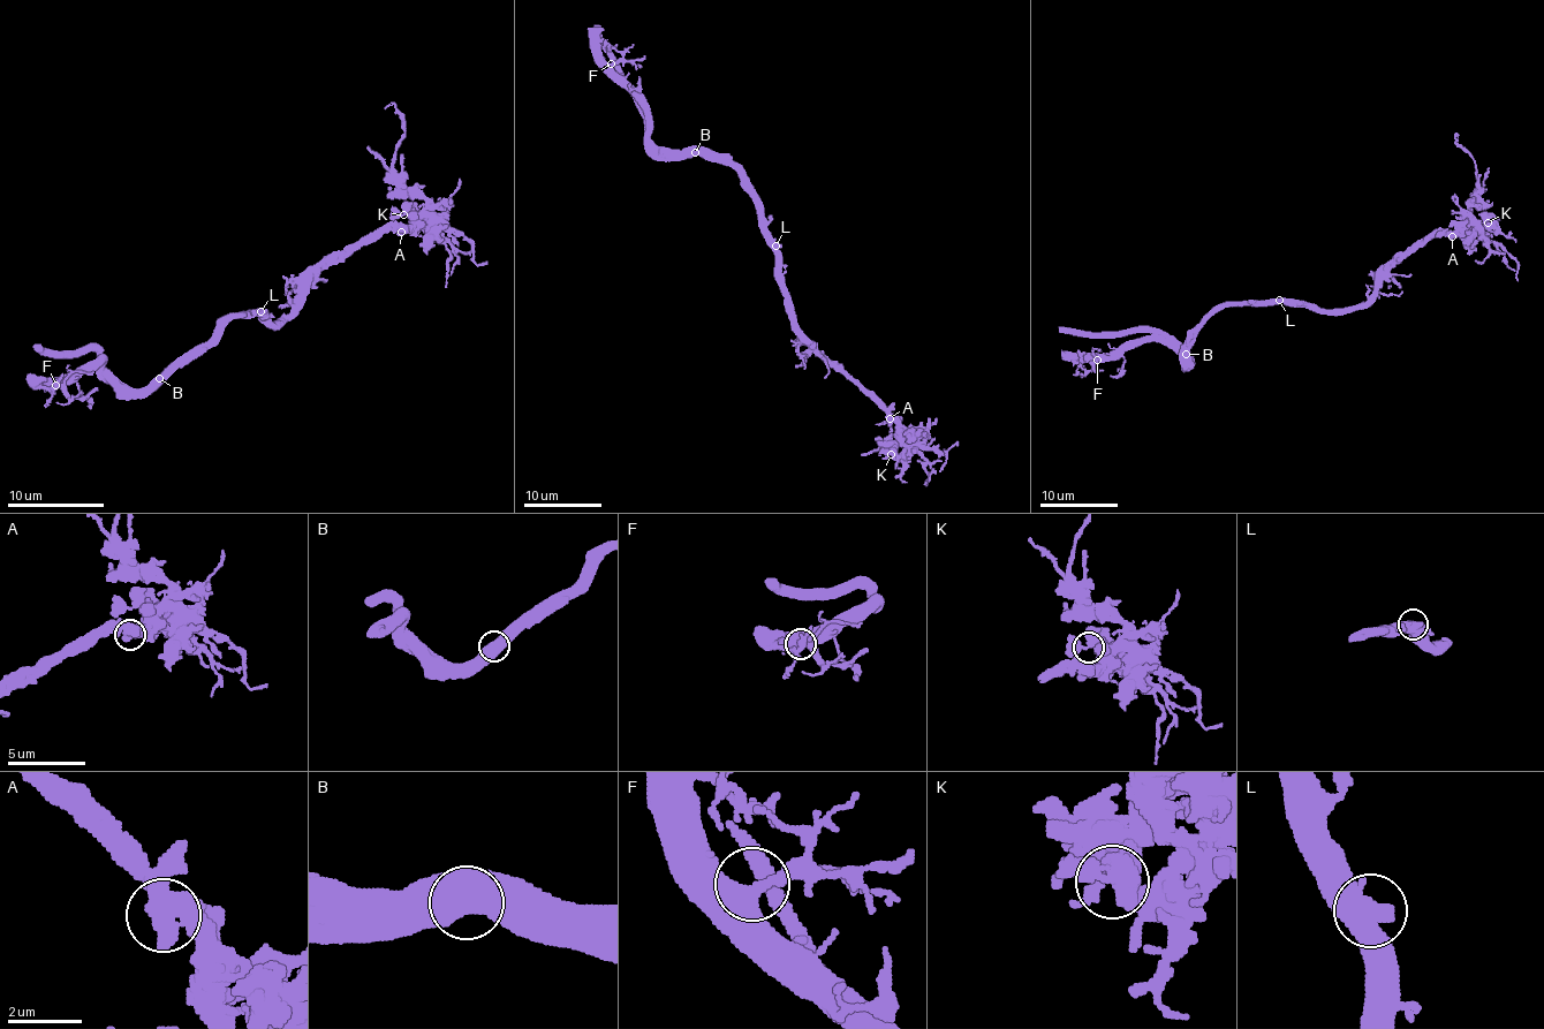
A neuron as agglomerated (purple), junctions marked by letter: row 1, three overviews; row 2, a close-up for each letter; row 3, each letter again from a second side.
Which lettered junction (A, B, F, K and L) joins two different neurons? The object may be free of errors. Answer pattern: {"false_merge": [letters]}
{"false_merge": ["B"]}

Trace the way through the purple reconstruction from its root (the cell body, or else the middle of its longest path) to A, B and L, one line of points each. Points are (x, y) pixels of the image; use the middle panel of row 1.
A: (779, 260), (779, 281), (791, 322), (826, 358), (839, 364), (890, 418)
B: (779, 260), (755, 189), (733, 167), (695, 152)
L: (779, 260), (776, 244)

